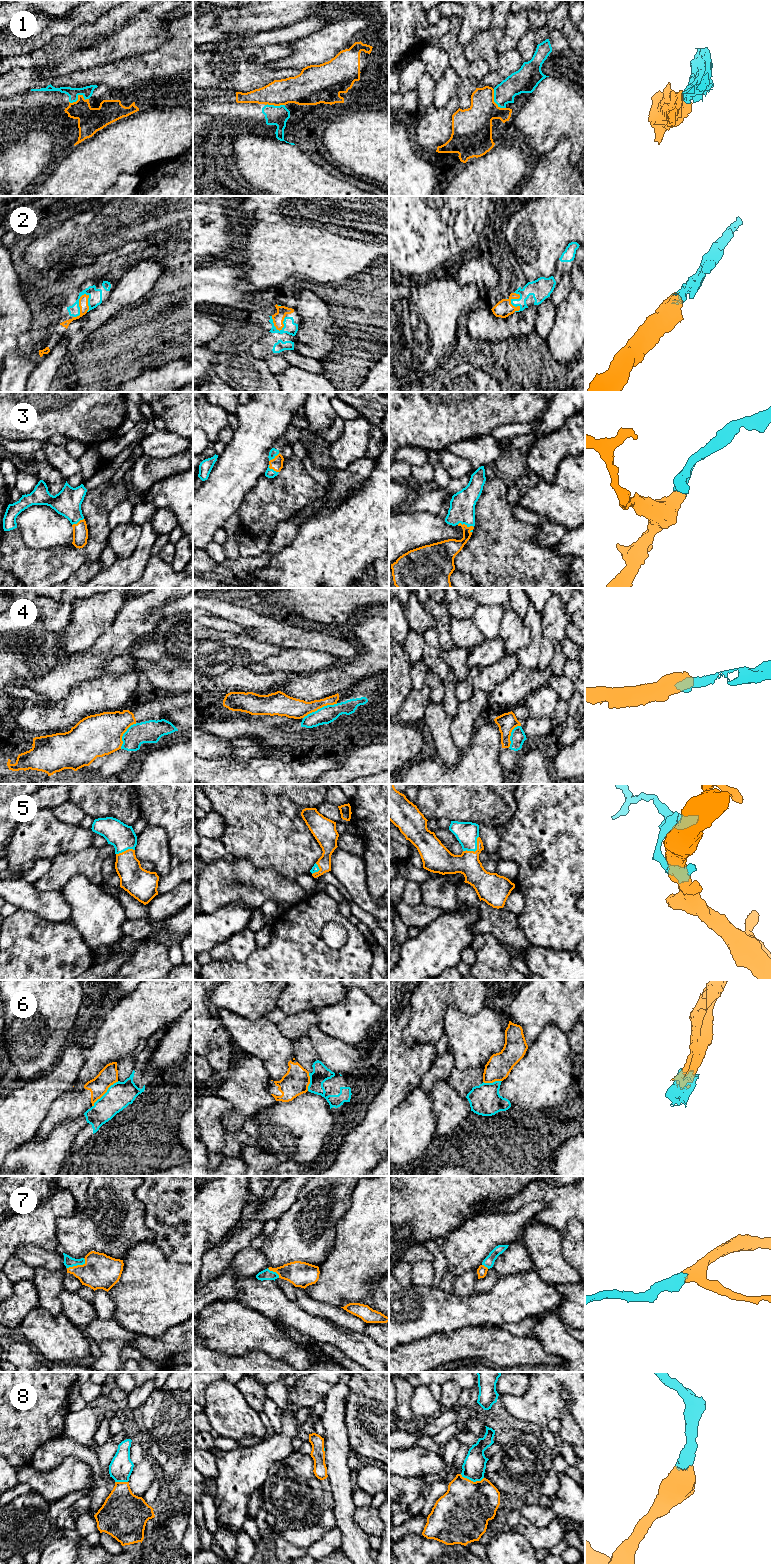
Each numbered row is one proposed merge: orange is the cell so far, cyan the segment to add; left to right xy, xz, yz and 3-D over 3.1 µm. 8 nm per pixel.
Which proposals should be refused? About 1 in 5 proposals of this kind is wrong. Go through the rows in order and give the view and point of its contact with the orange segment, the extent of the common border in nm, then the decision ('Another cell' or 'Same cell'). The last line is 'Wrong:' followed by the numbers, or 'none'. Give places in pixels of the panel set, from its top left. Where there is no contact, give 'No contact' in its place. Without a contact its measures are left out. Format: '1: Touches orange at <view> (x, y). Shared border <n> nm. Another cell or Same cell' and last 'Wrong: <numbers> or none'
1: Touches orange at xy (78, 97). Shared border 160 nm. Another cell
2: Touches orange at xy (79, 305). Shared border 220 nm. Same cell
3: Touches orange at yz (464, 524). Shared border 140 nm. Same cell
4: Touches orange at xz (320, 707). Shared border 300 nm. Another cell
5: Touches orange at yz (477, 849). Shared border 180 nm. Same cell
6: Touches orange at xy (105, 1092). Shared border 300 nm. Another cell
7: Touches orange at xy (77, 1265). Shared border 170 nm. Same cell
8: Touches orange at yz (472, 1481). Shared border 190 nm. Same cell
Wrong: 1, 4, 6

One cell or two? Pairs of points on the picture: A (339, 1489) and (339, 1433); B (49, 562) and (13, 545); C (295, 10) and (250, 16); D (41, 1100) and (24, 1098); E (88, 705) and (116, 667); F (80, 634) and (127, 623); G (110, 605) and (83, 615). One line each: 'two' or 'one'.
A: one
B: one
C: one
D: one
E: two
F: two
G: one

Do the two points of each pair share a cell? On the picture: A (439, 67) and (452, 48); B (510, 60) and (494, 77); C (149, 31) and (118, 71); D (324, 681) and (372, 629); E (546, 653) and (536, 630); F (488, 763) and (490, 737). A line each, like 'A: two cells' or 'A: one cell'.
A: two cells
B: one cell
C: two cells
D: one cell
E: two cells
F: one cell

